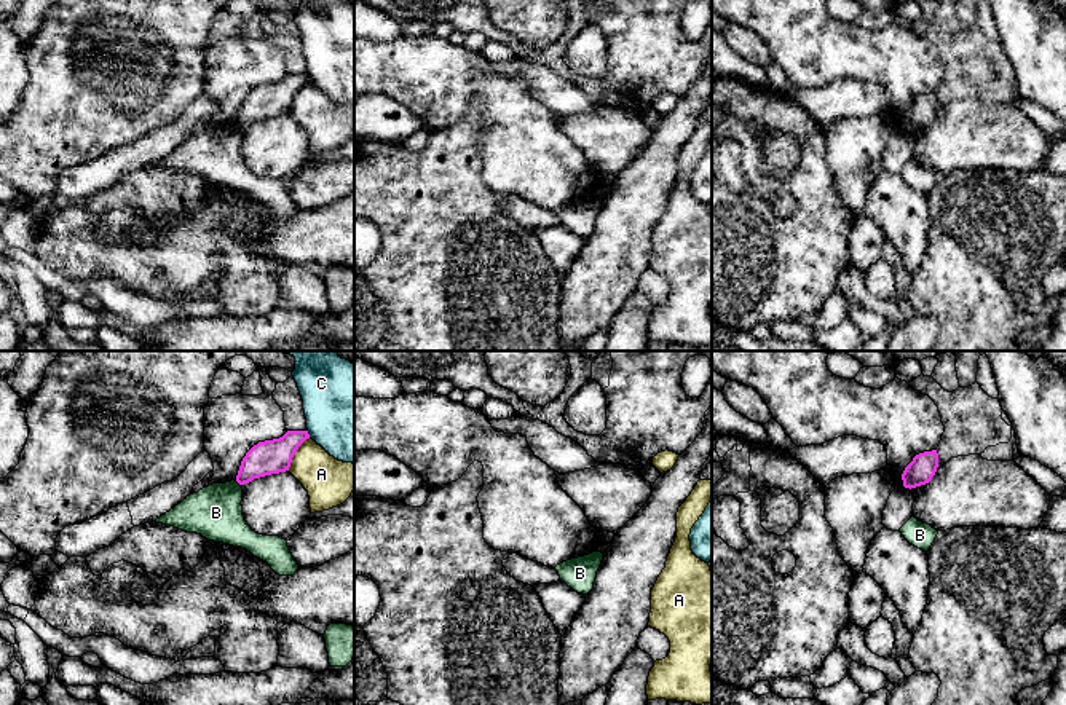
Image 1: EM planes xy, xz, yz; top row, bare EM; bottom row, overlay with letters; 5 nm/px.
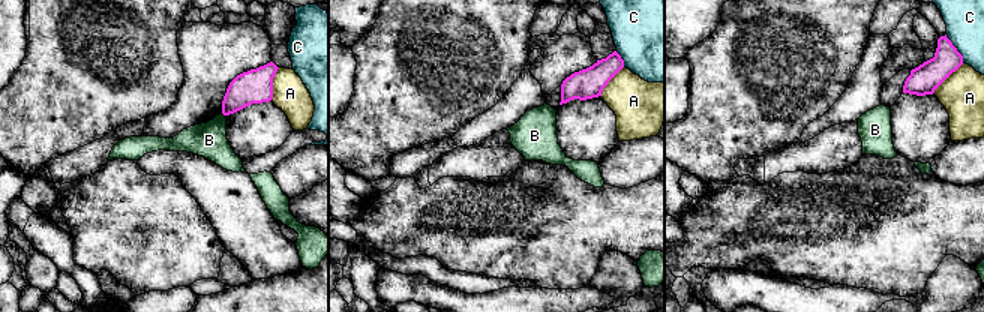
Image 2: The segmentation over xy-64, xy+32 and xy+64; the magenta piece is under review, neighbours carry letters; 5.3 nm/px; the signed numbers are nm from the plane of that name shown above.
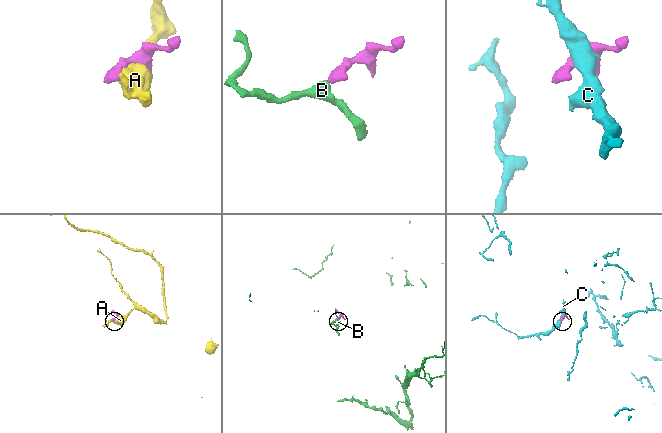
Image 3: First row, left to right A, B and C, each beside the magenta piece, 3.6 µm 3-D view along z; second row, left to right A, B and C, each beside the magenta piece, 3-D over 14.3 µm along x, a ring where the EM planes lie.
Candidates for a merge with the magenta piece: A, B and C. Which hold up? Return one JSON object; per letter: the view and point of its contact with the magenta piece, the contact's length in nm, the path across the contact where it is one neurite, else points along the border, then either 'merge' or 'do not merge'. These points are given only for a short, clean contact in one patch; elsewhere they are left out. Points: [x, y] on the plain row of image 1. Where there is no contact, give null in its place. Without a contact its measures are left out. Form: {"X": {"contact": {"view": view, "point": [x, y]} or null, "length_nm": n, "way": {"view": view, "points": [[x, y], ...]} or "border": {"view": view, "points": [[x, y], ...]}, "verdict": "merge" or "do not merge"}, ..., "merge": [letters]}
{"A": {"contact": {"view": "xy", "point": [294, 96]}, "length_nm": 200, "verdict": "do not merge"}, "B": {"contact": {"view": "xy", "point": [238, 125]}, "length_nm": 40, "border": {"view": "xy", "points": [[235, 123], [240, 128]]}, "verdict": "do not merge"}, "C": {"contact": {"view": "xy", "point": [308, 77]}, "length_nm": 40, "verdict": "do not merge"}, "merge": []}

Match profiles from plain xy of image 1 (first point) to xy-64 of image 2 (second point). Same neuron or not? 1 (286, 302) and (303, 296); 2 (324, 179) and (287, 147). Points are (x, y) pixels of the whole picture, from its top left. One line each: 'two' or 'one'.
1: two
2: two

